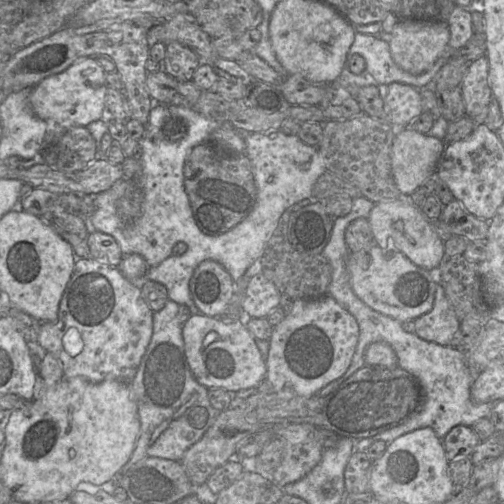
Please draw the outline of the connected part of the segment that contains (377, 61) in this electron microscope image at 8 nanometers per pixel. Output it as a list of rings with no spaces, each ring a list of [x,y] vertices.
[[[355,32],[355,38],[348,51],[347,60],[342,72],[348,71],[349,58],[356,53],[365,59],[365,70],[380,85],[400,82],[417,89],[432,85],[435,75],[450,58],[446,54],[443,54],[429,69],[421,74],[414,75],[395,64],[391,57],[389,43],[386,40],[371,34]]]

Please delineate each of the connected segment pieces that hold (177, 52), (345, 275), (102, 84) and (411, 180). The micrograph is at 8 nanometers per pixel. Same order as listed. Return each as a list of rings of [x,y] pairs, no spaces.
[[[177,41],[166,43],[165,72],[174,79],[190,81],[201,64],[201,58],[189,47]]]
[[[360,195],[353,199],[350,212],[333,220],[333,228],[330,239],[322,255],[327,259],[332,268],[331,282],[327,289],[327,295],[331,296],[339,305],[346,309],[356,320],[359,326],[359,336],[356,346],[354,363],[346,372],[334,383],[336,389],[347,380],[353,373],[365,365],[364,353],[366,348],[373,342],[385,341],[395,351],[397,356],[397,366],[415,376],[422,384],[426,393],[426,402],[421,411],[412,413],[407,420],[399,426],[376,434],[373,437],[353,439],[353,451],[365,452],[376,441],[384,441],[390,444],[396,438],[420,428],[432,428],[441,440],[447,433],[457,425],[470,427],[480,418],[488,417],[494,403],[476,403],[472,400],[470,388],[475,373],[469,368],[463,350],[443,346],[434,342],[426,341],[414,332],[405,332],[400,322],[377,312],[360,300],[351,289],[350,277],[347,269],[347,258],[350,253],[344,238],[345,229],[348,224],[357,218],[367,218],[374,203],[366,197]]]
[[[95,57],[80,58],[64,71],[44,78],[33,86],[29,104],[39,118],[64,126],[87,126],[106,115],[106,71]]]
[[[409,127],[395,129],[391,169],[394,182],[402,196],[410,196],[435,173],[445,146],[444,140]]]

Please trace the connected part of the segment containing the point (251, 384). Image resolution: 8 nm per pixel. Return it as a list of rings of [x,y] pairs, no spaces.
[[[191,315],[182,325],[182,335],[190,370],[198,383],[207,389],[220,388],[235,393],[256,388],[266,379],[266,362],[256,339],[245,327],[245,319],[225,324],[217,317]]]

